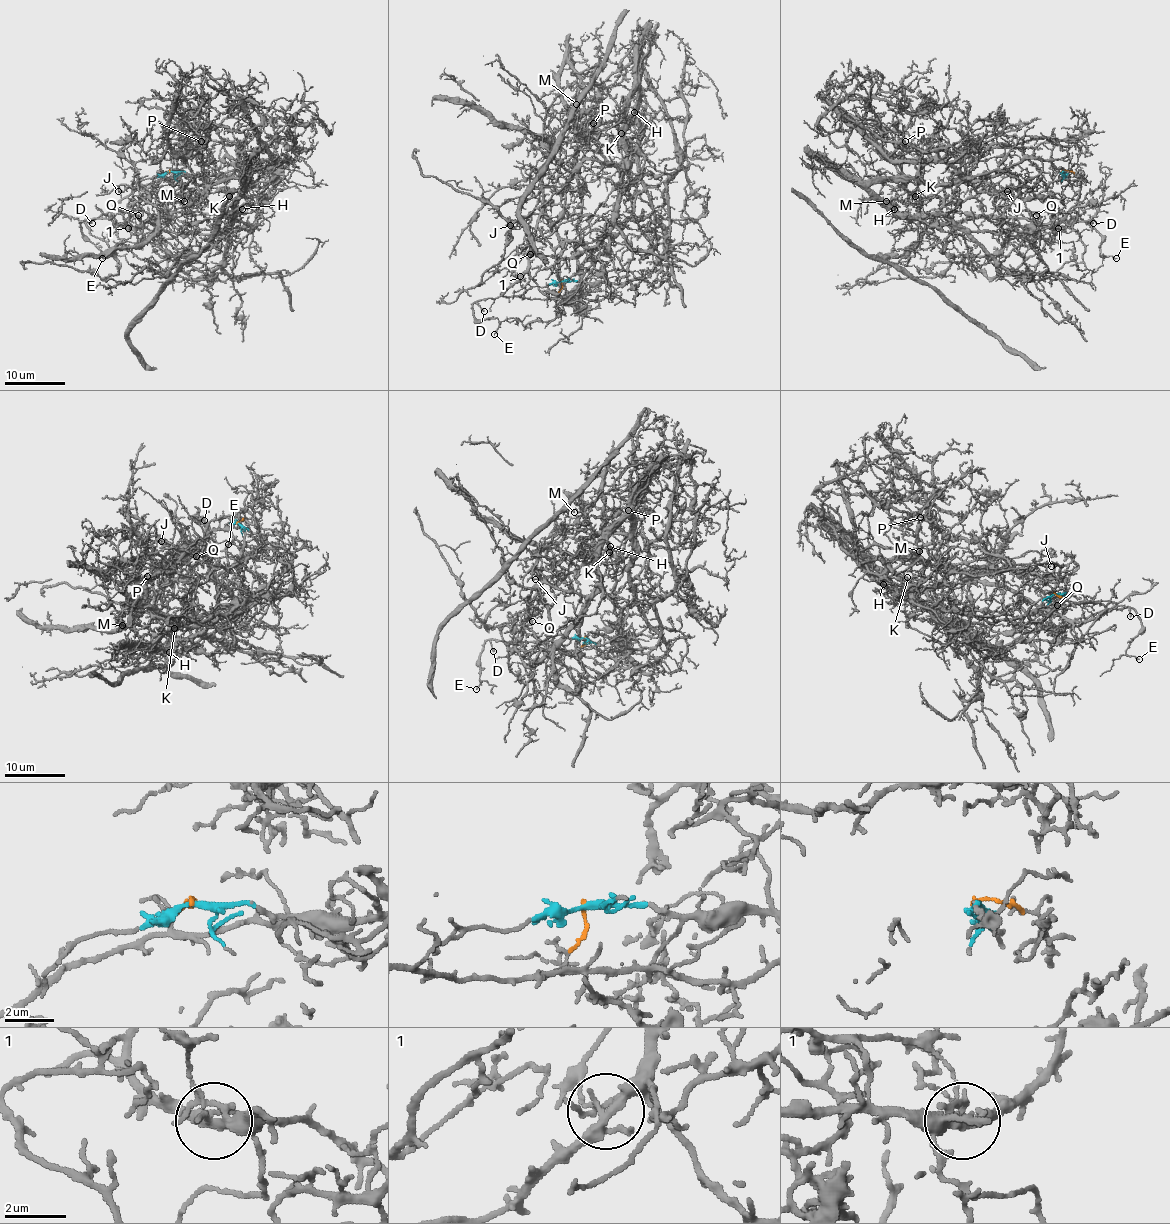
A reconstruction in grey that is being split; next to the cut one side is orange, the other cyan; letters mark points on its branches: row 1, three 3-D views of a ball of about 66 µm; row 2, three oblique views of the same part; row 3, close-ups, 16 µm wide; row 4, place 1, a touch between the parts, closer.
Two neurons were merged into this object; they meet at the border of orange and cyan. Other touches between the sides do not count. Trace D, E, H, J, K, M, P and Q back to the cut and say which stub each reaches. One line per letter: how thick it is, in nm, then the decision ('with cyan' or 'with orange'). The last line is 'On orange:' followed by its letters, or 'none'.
D: 180 nm thick; with orange
E: 170 nm thick; with orange
H: 100 nm thick; with cyan
J: 80 nm thick; with orange
K: 90 nm thick; with cyan
M: 90 nm thick; with cyan
P: 130 nm thick; with cyan
Q: 130 nm thick; with orange
On orange: D, E, J, Q

